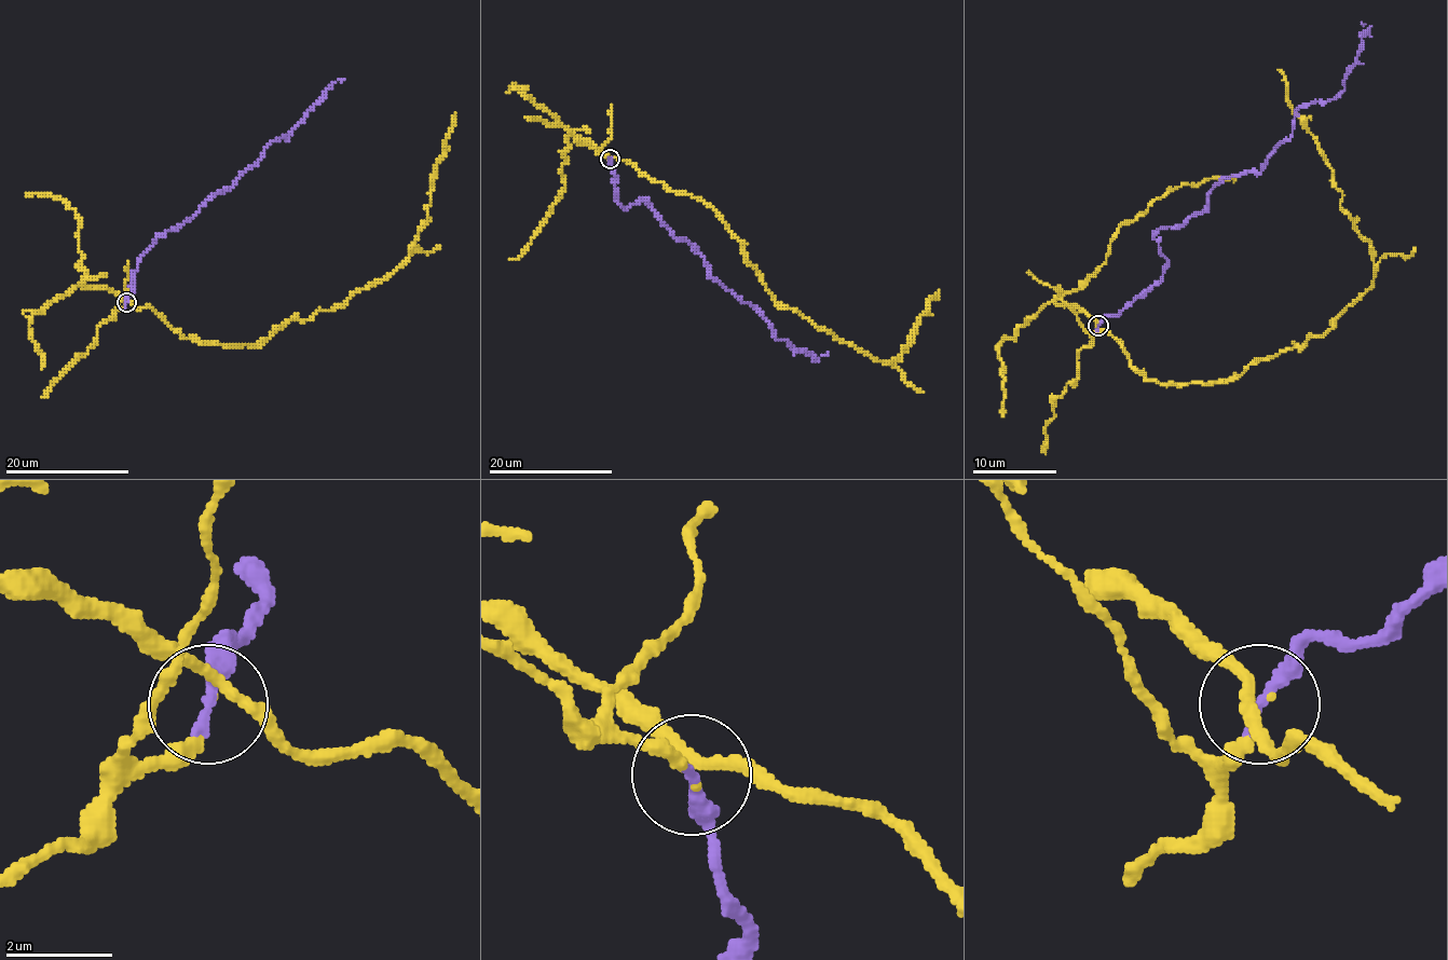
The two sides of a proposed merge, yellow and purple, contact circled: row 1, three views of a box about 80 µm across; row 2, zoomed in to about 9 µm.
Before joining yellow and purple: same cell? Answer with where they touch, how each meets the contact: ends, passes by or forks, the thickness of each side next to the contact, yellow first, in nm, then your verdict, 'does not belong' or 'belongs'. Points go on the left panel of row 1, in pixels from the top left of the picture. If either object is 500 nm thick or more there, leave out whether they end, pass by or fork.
place (126, 302); yellow forks; purple ends; calibres 110 and 280 nm; belongs

